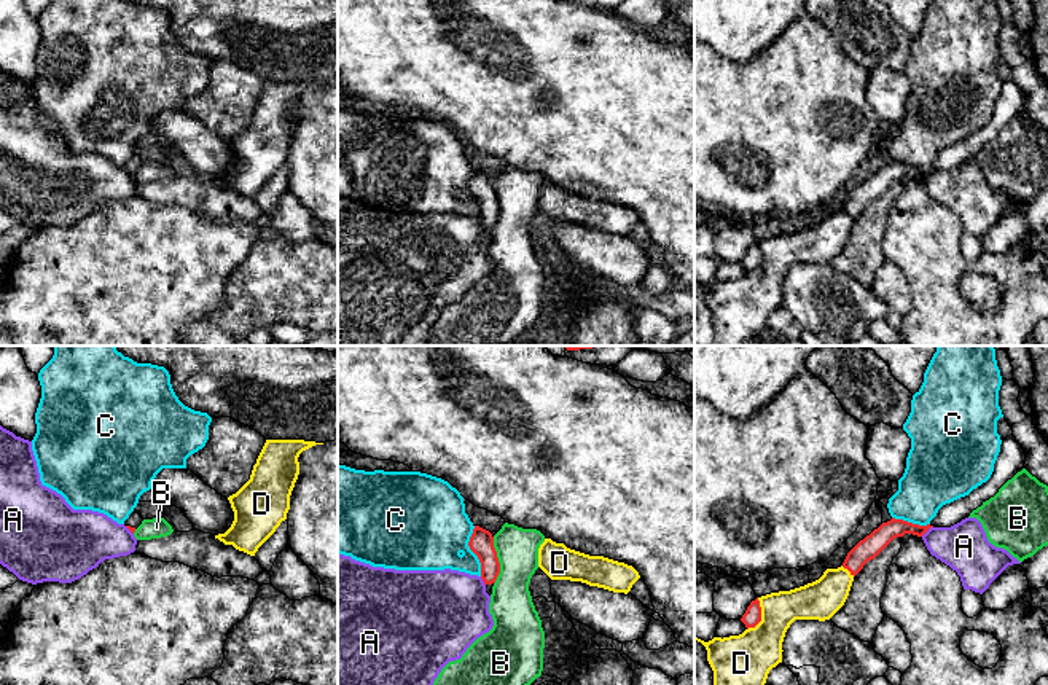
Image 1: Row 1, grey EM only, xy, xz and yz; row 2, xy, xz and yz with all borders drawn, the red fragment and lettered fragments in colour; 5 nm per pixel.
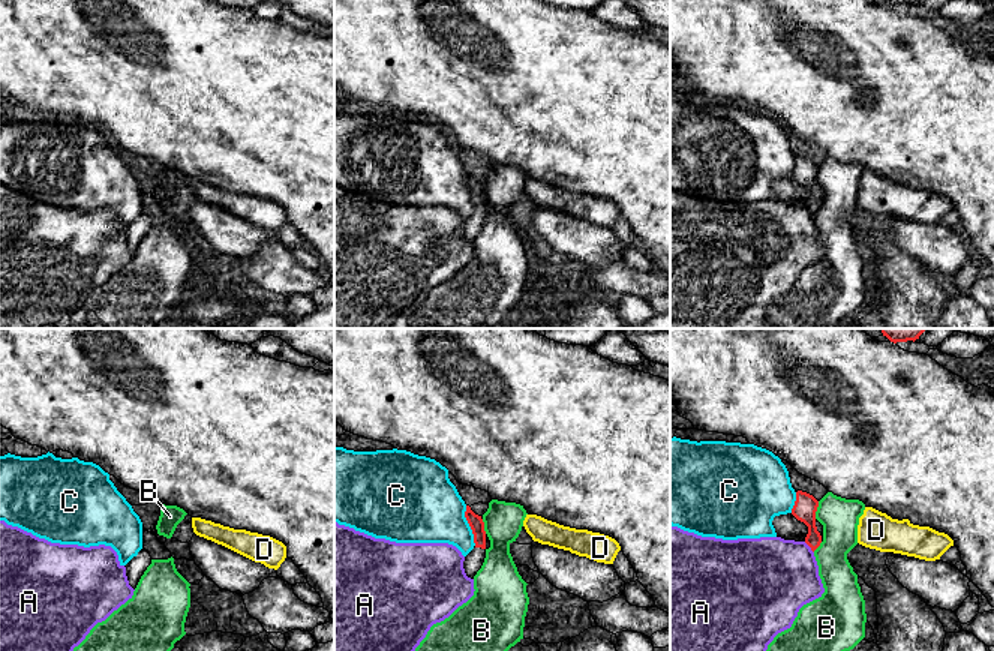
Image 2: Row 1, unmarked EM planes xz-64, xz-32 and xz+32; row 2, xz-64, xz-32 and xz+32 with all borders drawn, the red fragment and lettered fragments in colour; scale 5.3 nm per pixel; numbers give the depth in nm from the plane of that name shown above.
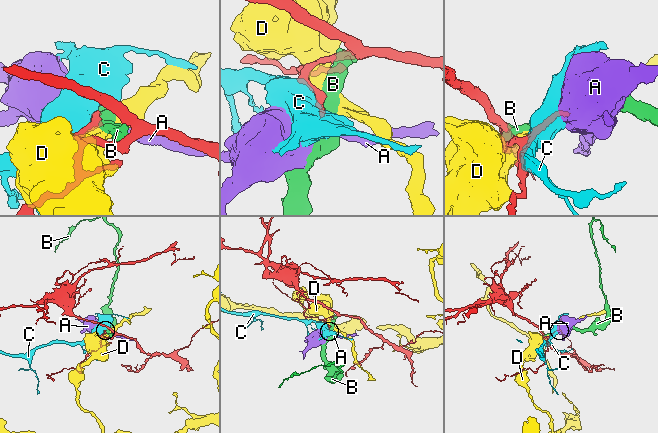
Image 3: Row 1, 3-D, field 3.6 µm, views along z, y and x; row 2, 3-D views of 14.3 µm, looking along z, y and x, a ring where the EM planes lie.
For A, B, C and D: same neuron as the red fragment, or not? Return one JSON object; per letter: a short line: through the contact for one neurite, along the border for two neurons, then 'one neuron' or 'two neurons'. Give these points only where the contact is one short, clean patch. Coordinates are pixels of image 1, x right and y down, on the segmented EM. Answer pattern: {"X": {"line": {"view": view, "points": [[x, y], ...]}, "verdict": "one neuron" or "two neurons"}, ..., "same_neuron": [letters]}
{"A": {"line": {"view": "yz", "points": [[932, 526], [921, 536]]}, "verdict": "two neurons"}, "B": {"verdict": "two neurons"}, "C": {"verdict": "two neurons"}, "D": {"verdict": "two neurons"}, "same_neuron": []}

